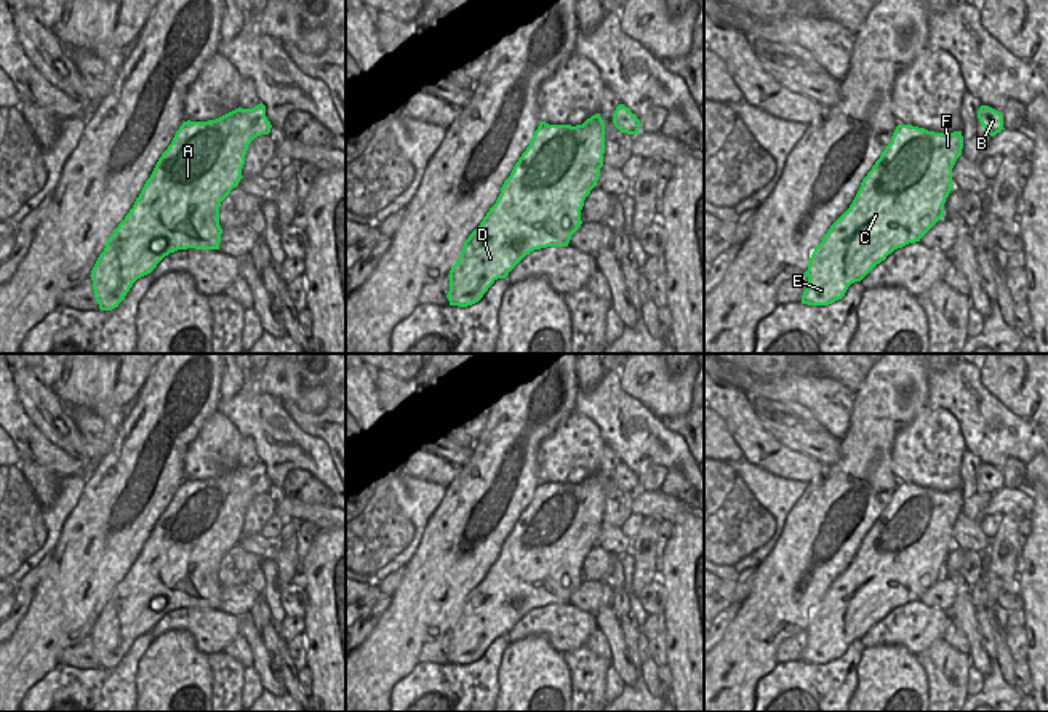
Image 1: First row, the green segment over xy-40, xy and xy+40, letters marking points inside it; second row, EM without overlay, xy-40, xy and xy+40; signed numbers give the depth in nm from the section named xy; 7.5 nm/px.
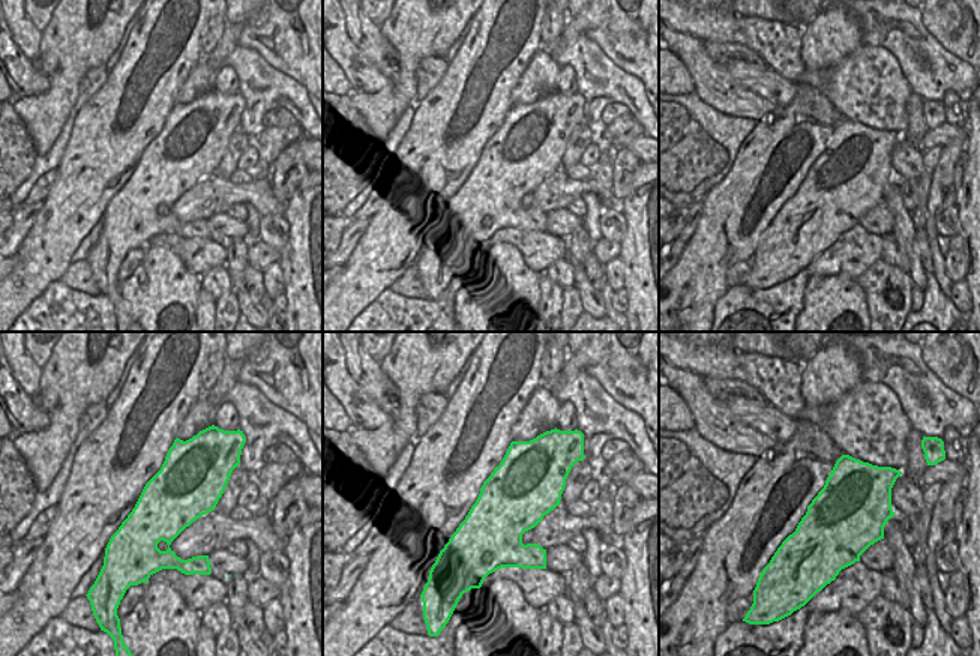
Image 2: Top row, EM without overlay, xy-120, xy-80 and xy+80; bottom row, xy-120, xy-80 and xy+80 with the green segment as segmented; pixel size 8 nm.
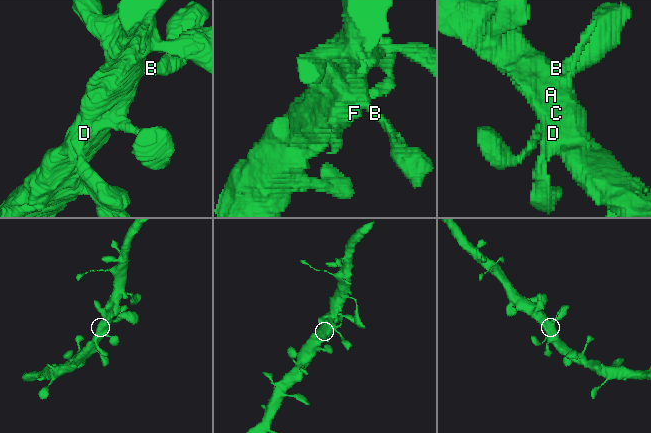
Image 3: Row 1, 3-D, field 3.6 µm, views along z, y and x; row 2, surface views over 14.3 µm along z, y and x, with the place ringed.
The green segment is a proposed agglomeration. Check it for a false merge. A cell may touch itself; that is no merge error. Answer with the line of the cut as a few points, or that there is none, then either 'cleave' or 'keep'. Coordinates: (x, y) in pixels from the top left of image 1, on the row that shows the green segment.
cut none; keep

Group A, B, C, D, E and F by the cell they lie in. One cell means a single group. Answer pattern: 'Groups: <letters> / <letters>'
Groups: A B C D E F.

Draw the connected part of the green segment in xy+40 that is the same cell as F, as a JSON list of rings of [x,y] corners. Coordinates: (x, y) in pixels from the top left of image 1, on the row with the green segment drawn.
[[[898,125],[891,142],[862,179],[850,208],[830,226],[814,248],[802,304],[829,306],[842,299],[848,286],[861,282],[894,250],[920,238],[944,218],[944,203],[954,189],[952,168],[962,155],[962,131],[934,133],[912,125]]]

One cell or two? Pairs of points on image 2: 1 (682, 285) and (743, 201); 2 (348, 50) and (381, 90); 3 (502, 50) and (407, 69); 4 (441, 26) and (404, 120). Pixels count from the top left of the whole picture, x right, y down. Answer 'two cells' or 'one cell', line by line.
1: one cell
2: one cell
3: two cells
4: two cells

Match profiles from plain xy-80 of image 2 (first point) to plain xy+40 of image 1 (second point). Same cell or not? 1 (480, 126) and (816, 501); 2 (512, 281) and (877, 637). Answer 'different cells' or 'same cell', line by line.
1: same cell
2: different cells

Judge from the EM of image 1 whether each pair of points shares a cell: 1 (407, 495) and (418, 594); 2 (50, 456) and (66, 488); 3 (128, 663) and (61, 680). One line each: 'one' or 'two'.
1: two
2: two
3: one

